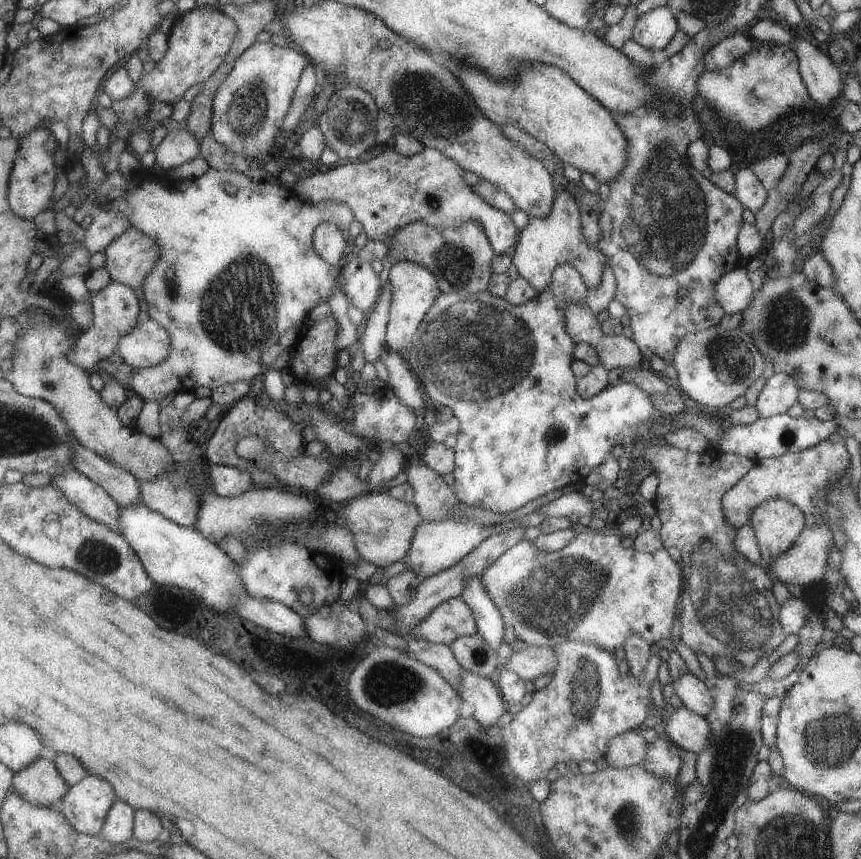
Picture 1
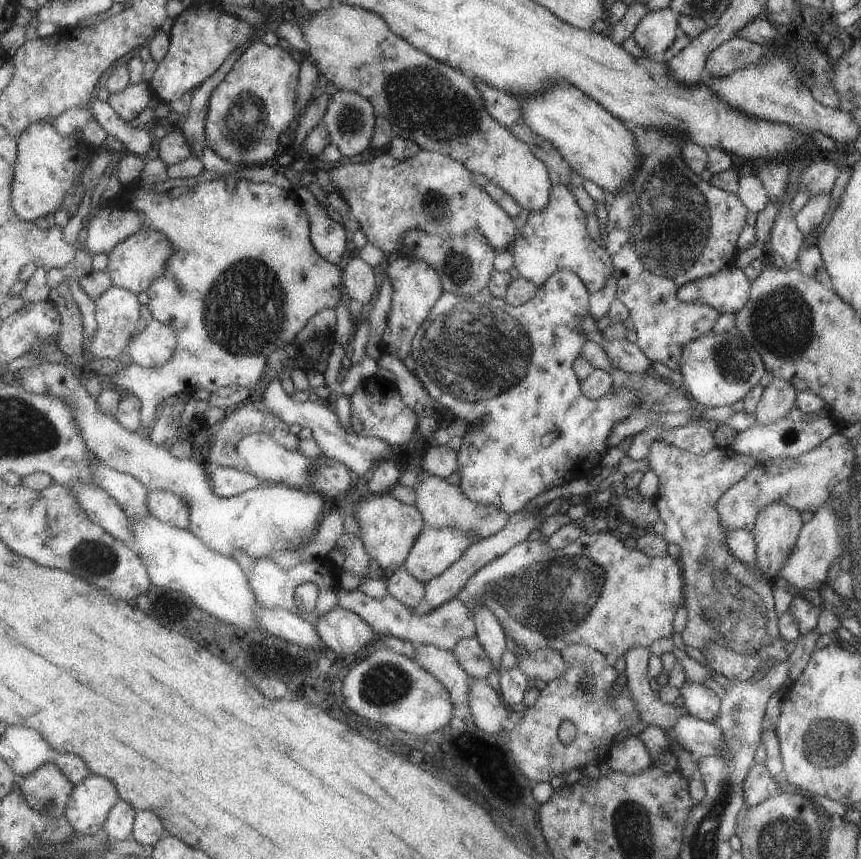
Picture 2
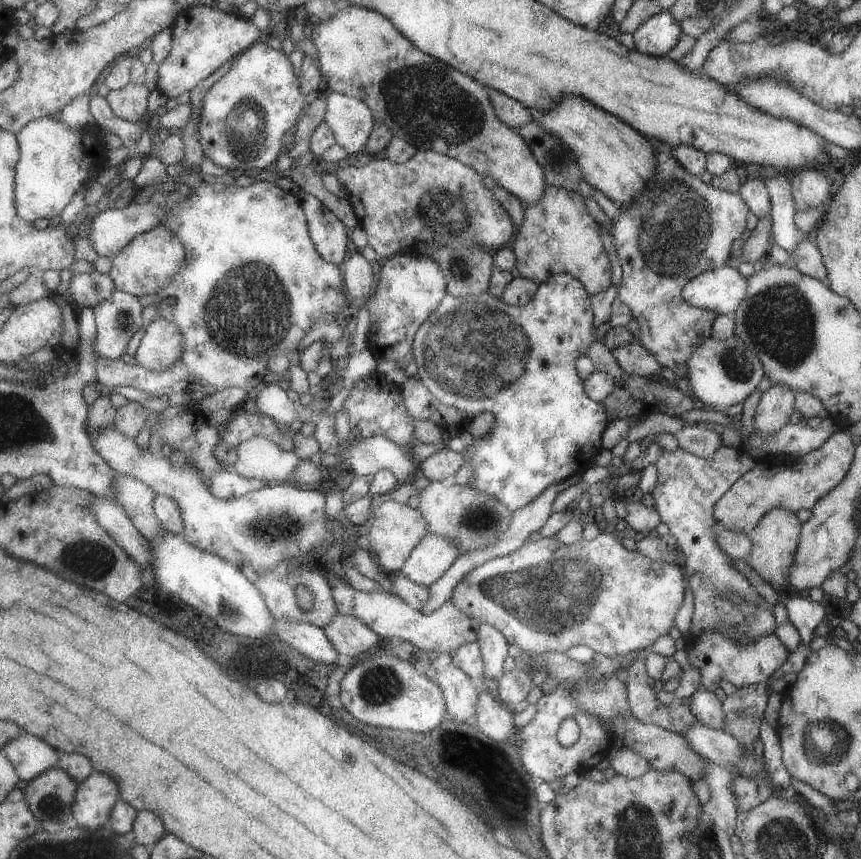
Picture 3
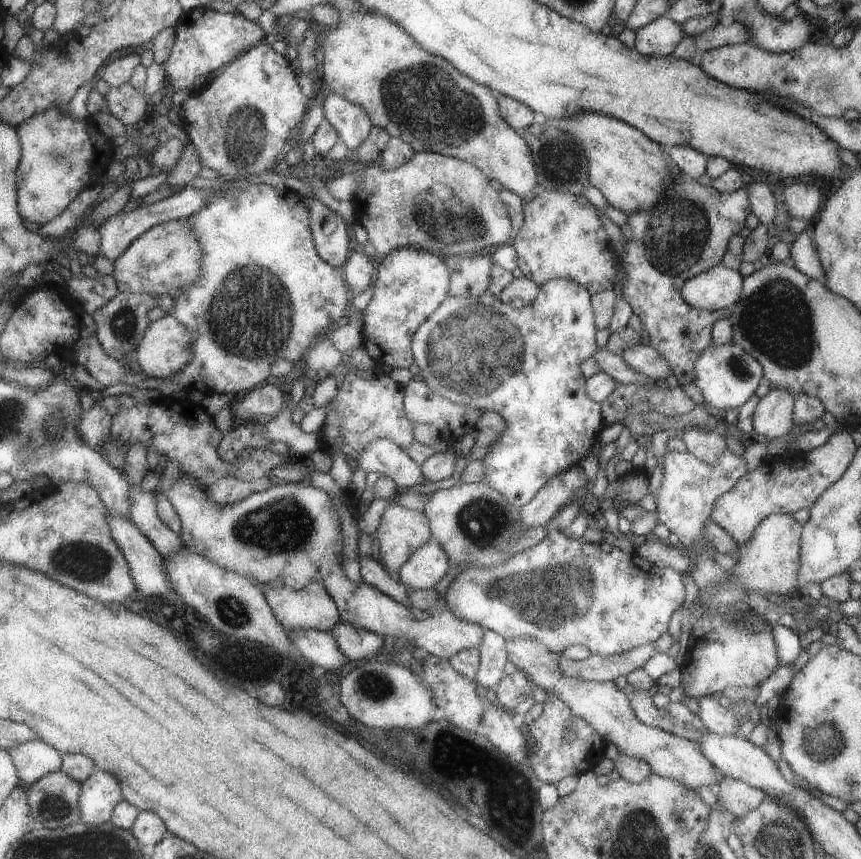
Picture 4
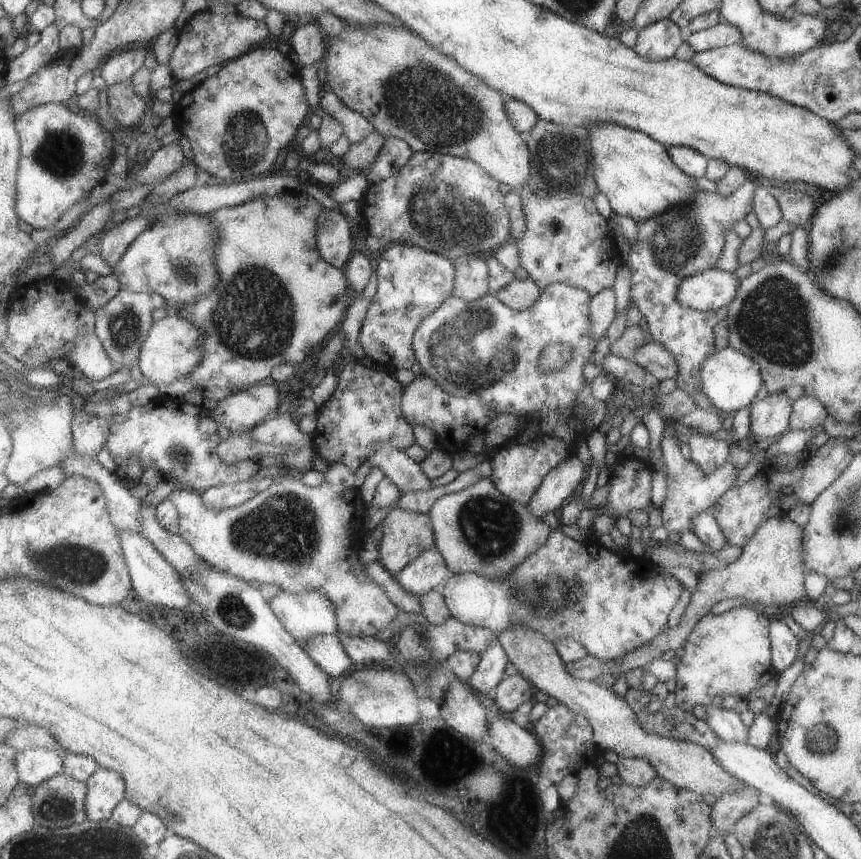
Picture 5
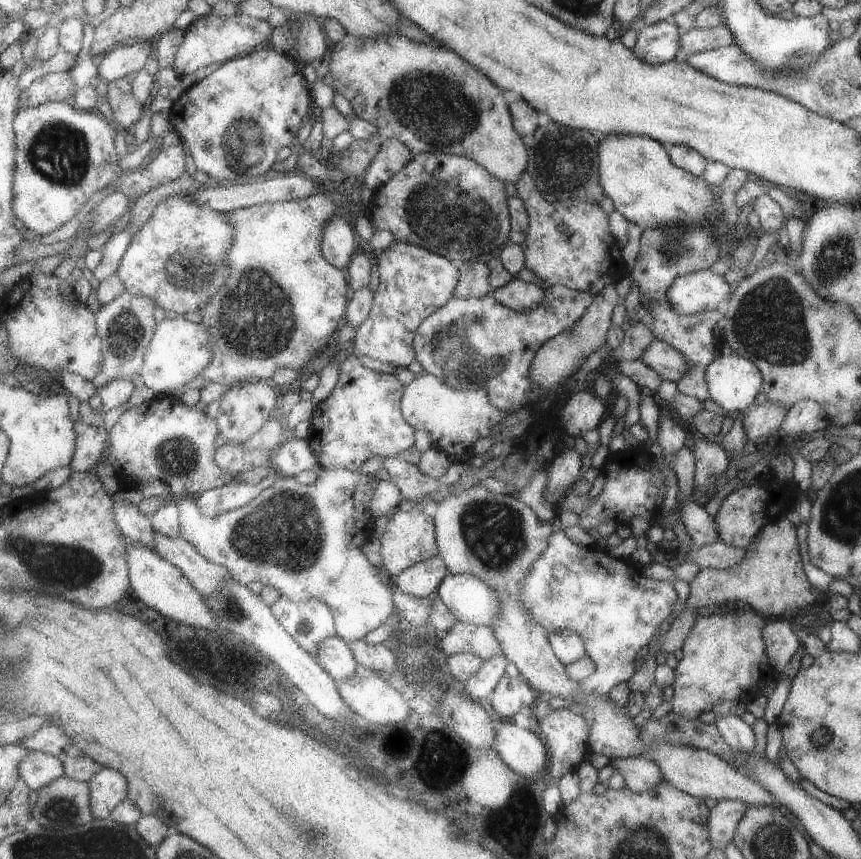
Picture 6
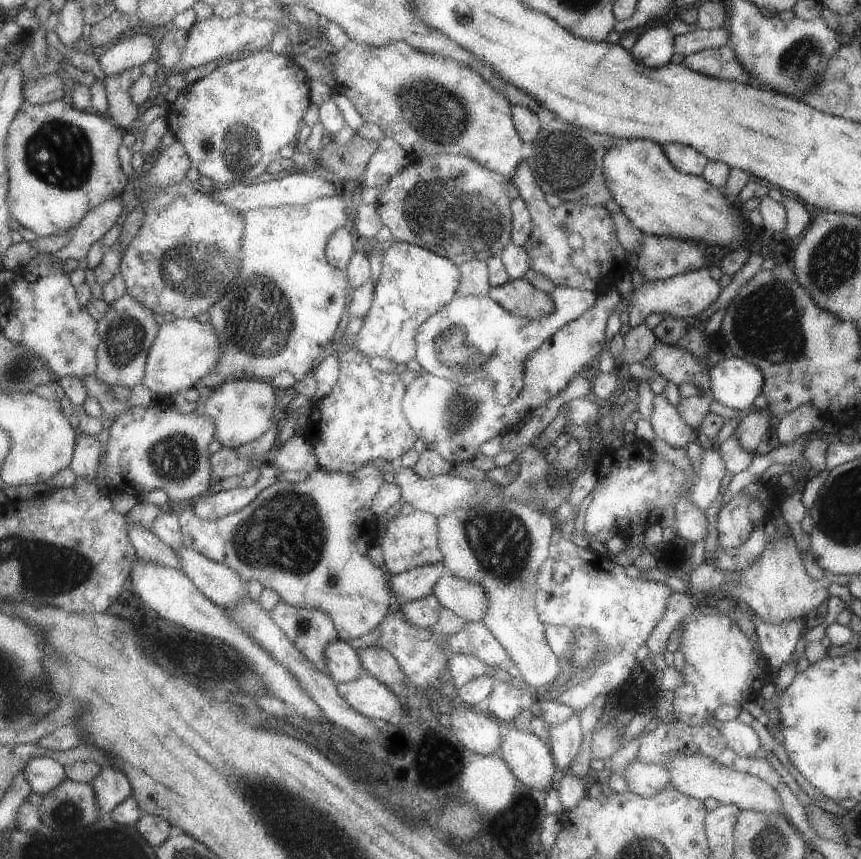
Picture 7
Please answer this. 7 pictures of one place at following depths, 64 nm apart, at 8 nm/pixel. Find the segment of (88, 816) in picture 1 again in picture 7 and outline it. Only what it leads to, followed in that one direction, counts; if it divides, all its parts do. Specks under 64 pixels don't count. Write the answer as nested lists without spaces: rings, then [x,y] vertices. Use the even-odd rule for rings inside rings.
[[[105,767],[91,784],[96,792],[96,799],[100,805],[102,816],[109,816],[112,810],[115,810],[124,803],[133,792],[132,781],[119,768]]]

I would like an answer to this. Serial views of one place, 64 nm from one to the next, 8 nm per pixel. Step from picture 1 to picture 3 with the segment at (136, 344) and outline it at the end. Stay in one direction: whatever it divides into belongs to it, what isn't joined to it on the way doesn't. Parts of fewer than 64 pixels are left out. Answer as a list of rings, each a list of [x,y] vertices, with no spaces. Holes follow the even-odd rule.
[[[159,316],[146,324],[134,358],[139,370],[160,373],[176,365],[183,355],[184,333],[174,322]]]

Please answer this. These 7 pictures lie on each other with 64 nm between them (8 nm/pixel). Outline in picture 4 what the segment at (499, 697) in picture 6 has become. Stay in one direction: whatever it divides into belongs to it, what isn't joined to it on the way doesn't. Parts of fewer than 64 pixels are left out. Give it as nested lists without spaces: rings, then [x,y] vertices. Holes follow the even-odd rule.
[[[521,671],[504,675],[493,687],[497,704],[504,710],[511,712],[521,700],[530,696],[533,685],[529,678]]]

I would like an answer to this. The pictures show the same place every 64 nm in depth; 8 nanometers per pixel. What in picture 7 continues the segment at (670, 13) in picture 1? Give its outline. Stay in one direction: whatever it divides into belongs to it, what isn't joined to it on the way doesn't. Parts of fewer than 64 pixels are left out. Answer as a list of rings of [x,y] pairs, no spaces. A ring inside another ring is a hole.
[[[667,23],[663,26],[646,25],[643,34],[629,49],[629,54],[635,62],[649,68],[666,65],[672,55],[673,39]]]

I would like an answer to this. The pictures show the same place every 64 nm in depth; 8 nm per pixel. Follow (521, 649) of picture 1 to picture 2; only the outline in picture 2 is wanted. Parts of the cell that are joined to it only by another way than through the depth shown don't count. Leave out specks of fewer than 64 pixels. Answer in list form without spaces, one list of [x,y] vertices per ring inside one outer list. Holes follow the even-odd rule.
[[[539,649],[527,651],[525,656],[521,656],[517,660],[516,667],[530,679],[549,682],[564,673],[566,664],[559,652],[551,649]]]

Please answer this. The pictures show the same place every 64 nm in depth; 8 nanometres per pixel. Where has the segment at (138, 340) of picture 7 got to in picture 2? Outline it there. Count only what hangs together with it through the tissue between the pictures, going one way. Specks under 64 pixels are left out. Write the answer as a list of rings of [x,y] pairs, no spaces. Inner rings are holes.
[[[113,286],[95,301],[95,305],[97,328],[89,352],[84,355],[85,366],[95,359],[117,360],[119,354],[123,354],[127,348],[137,330],[137,324],[141,320],[141,304],[137,300],[137,293],[131,292],[129,289]]]

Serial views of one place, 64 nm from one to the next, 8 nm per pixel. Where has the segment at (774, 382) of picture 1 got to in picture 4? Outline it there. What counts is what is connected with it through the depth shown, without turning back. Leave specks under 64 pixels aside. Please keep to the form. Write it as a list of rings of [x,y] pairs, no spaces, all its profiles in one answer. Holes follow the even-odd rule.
[[[770,388],[759,398],[753,413],[752,430],[765,441],[785,435],[793,427],[792,405],[795,398],[788,390]]]

